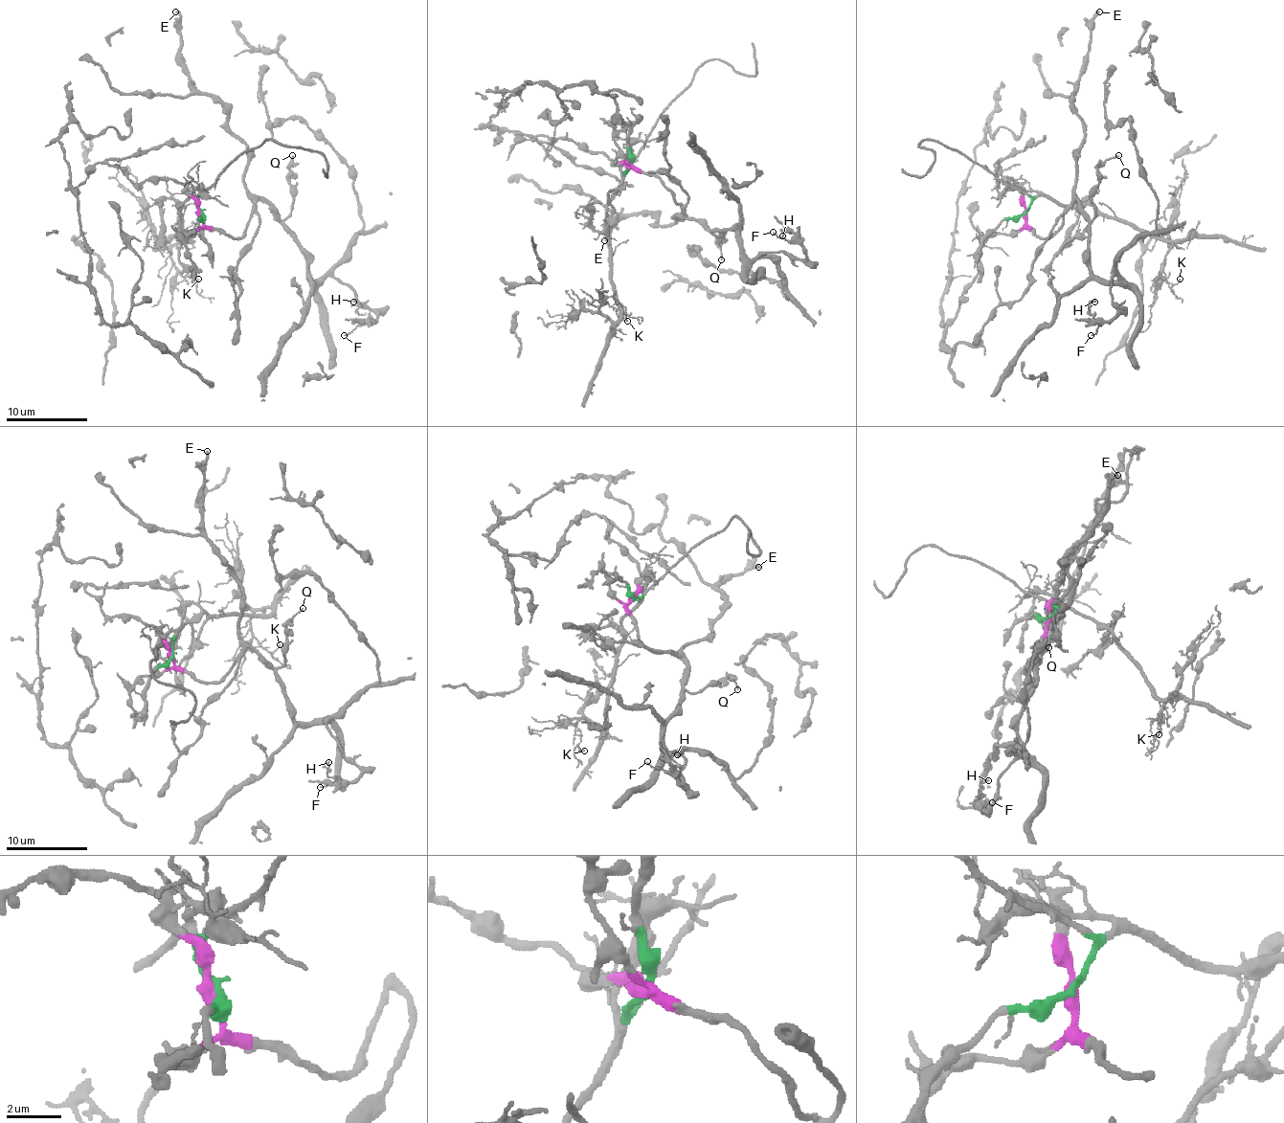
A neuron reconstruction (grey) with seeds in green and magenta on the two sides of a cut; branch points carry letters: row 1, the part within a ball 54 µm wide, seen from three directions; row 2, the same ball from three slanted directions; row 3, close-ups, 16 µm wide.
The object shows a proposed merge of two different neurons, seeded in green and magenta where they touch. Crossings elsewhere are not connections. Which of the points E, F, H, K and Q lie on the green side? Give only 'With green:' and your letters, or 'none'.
With green: K

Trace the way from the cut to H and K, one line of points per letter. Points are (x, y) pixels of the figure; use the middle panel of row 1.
H: (630, 167), (654, 174), (709, 230), (733, 230), (752, 258), (805, 258), (800, 239), (789, 230), (782, 235)
K: (630, 167), (607, 205), (609, 279), (619, 317), (609, 322), (599, 309), (619, 303), (627, 322)

